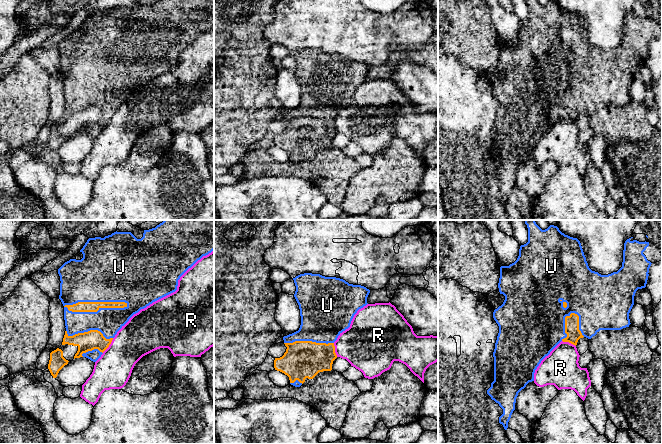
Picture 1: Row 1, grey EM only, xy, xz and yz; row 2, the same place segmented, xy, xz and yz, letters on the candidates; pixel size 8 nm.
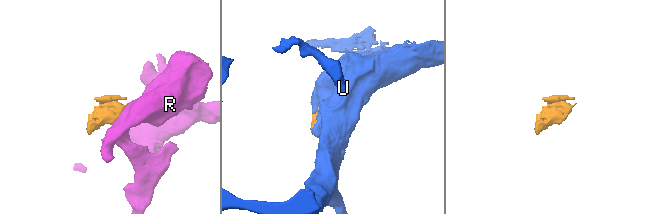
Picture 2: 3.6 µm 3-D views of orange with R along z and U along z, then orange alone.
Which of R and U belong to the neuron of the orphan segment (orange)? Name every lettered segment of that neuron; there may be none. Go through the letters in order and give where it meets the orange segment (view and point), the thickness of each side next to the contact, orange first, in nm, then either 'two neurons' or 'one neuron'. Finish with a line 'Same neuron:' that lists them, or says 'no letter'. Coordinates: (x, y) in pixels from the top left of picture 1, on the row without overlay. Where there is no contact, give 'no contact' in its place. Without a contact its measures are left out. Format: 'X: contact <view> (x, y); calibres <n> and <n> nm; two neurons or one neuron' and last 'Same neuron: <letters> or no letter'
R: contact xy (109, 120); calibres 160 and 300 nm; two neurons
U: contact xy (95, 78); calibres 80 and 460 nm; one neuron
Same neuron: U

